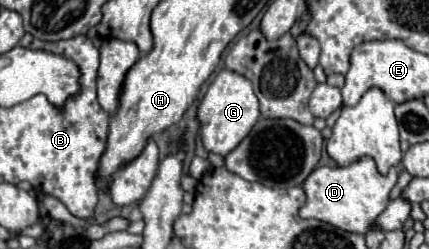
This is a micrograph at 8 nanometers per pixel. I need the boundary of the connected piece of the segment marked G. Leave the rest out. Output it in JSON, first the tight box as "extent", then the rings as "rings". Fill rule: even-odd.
{"extent":[197,69,259,155],"rings":[[[223,69],[213,79],[205,97],[201,99],[197,115],[201,121],[201,139],[203,139],[205,149],[213,151],[217,155],[227,155],[241,143],[241,139],[245,139],[245,135],[249,135],[253,125],[257,123],[259,101],[257,101],[257,95],[255,95],[249,79],[245,79],[243,75],[239,75],[235,71]]]}

